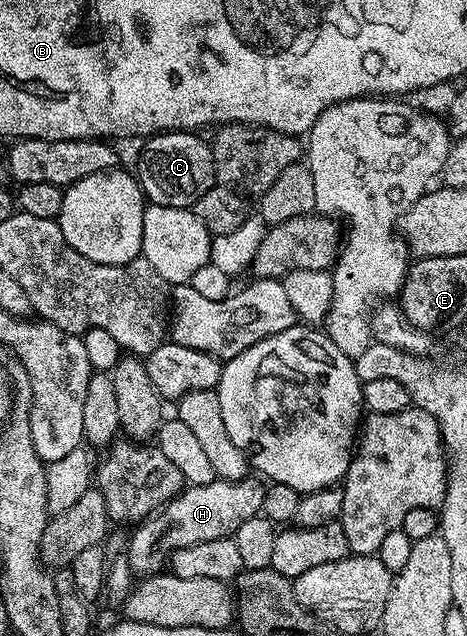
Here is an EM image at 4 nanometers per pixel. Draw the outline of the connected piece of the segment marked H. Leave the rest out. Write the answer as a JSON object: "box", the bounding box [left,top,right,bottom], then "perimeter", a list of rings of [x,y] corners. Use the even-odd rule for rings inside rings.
{"box":[125,479,264,575],"perimeter":[[[216,479],[208,485],[187,485],[162,509],[134,526],[135,534],[130,534],[125,550],[126,556],[131,556],[132,567],[139,575],[158,574],[178,549],[193,547],[193,543],[205,543],[209,539],[230,537],[241,523],[245,523],[245,519],[260,516],[264,486],[251,480]]]}

